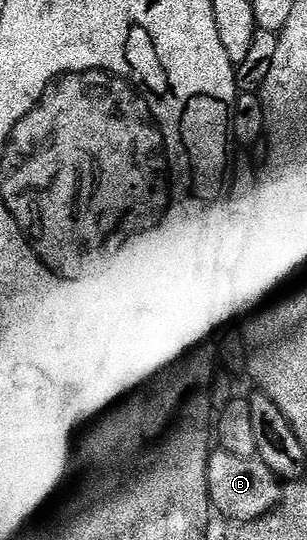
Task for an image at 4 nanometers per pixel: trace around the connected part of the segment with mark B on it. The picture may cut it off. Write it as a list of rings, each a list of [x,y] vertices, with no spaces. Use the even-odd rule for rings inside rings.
[[[223,448],[209,454],[207,487],[212,508],[236,523],[248,523],[266,517],[277,508],[283,496],[282,482],[273,474],[271,467],[257,457],[231,455]]]

